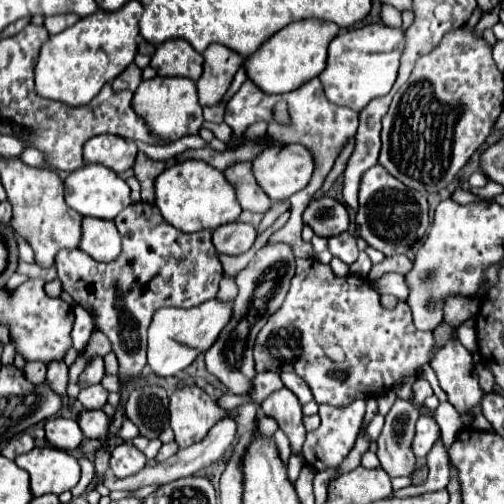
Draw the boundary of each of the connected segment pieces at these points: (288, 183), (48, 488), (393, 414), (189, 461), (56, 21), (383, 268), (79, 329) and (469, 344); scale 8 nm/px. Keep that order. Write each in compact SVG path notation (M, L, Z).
M299 143L265 147L251 163L253 163L253 175L255 175L257 183L263 187L263 191L267 193L267 197L271 201L289 199L293 193L297 193L299 189L303 189L309 183L311 173L313 173L313 157L309 153L309 149Z
M33 447L33 451L19 455L15 463L29 473L31 491L35 497L69 491L81 477L77 459L55 447Z
M397 399L385 417L385 427L377 439L377 457L391 477L409 477L419 469L413 455L417 417L419 413L403 399Z
M225 419L225 421L219 421L211 431L209 435L201 441L201 443L195 443L187 449L179 449L173 457L169 457L167 461L163 463L155 463L155 465L149 465L143 469L143 473L137 473L133 477L127 477L127 479L117 479L117 477L105 477L103 479L103 485L109 489L109 491L135 491L137 485L139 487L145 487L145 485L165 485L165 483L171 483L175 479L181 479L181 477L189 477L193 473L197 473L199 469L211 465L213 461L217 461L219 457L223 457L223 453L233 445L235 441L235 429L237 425L231 421L231 419Z
M51 15L45 19L45 27L47 27L49 35L55 35L77 21L79 21L79 15Z
M393 255L393 257L385 257L383 263L373 265L369 271L369 281L377 281L381 275L385 273L401 273L407 275L413 269L413 263L407 259L407 255Z
M75 307L75 327L71 331L71 337L73 337L73 347L77 353L83 351L83 347L87 345L89 341L89 335L93 331L93 319L91 315L83 309L83 307Z
M473 319L471 321L465 321L459 331L457 331L457 339L461 341L461 345L465 349L469 349L471 353L477 351L477 331L473 331Z

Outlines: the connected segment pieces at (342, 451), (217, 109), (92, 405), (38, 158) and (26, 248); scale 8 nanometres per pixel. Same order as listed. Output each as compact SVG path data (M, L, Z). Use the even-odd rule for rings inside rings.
M357 399L357 401L349 403L347 407L333 407L333 405L321 405L319 407L321 425L319 425L319 429L307 433L307 439L303 445L305 461L309 467L313 467L313 471L319 473L325 469L335 469L335 471L339 469L339 465L345 461L345 457L353 449L359 425L363 421L363 413L365 413L365 401L363 399Z
M218 103L215 106L204 107L203 108L203 117L206 121L212 123L221 123L223 122L225 114L225 103Z
M93 385L93 387L85 387L81 389L79 393L79 403L85 407L85 409L103 409L105 403L107 403L107 391L103 385Z
M25 149L21 153L21 161L27 165L35 165L35 167L43 167L43 153L37 149Z
M17 237L16 239L19 249L19 257L27 263L34 263L34 253L27 241L22 237Z

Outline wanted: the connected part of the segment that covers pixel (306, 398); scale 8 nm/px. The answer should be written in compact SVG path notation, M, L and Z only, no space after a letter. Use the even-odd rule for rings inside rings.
M281 373L281 381L285 383L287 389L291 389L297 395L301 405L305 405L305 403L309 403L313 399L313 393L309 391L309 385L299 375L295 375L295 373Z

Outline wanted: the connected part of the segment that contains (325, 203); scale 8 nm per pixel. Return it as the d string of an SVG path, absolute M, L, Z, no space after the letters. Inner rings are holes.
M321 197L307 205L303 213L303 223L311 225L315 235L329 239L333 235L345 233L351 221L349 221L349 213L343 203L331 197Z

